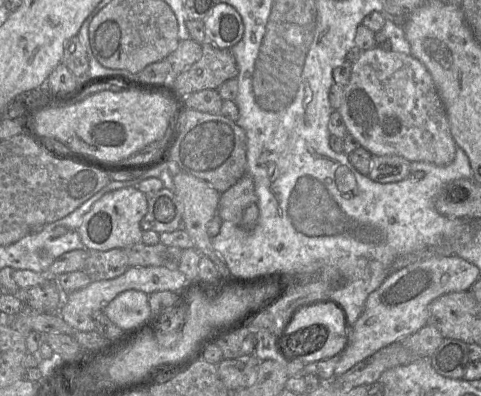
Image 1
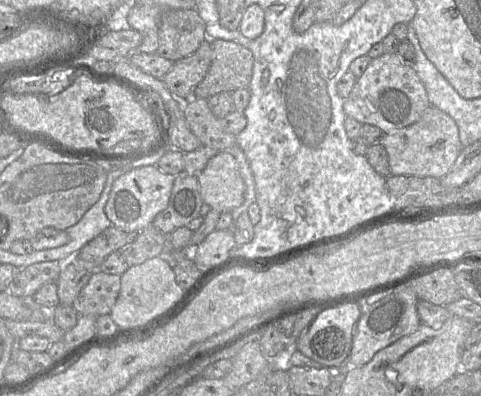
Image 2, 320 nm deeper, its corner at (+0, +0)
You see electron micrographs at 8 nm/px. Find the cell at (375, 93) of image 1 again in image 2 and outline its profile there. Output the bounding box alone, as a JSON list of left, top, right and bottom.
[343,53,429,134]

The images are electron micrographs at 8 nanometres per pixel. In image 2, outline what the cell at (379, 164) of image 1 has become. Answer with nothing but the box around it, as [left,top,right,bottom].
[380,106,462,178]

